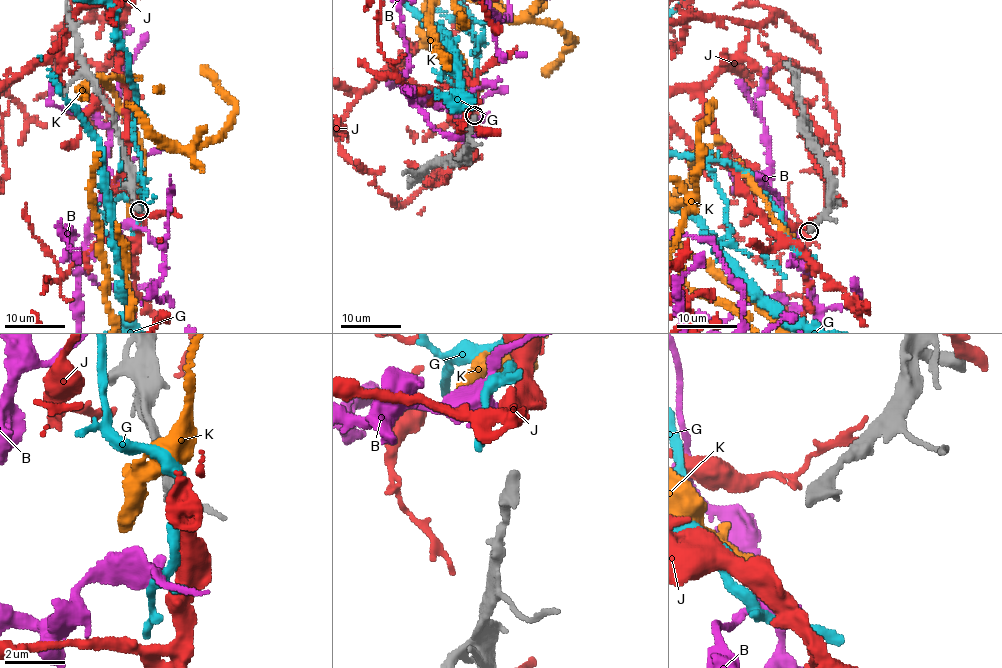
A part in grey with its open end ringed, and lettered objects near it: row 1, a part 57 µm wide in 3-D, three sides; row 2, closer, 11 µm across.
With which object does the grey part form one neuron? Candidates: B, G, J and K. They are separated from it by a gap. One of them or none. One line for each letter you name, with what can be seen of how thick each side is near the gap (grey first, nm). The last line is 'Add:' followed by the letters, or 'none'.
Add: none

